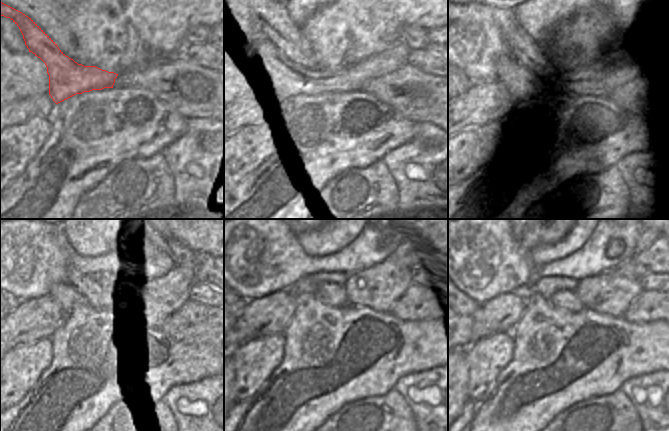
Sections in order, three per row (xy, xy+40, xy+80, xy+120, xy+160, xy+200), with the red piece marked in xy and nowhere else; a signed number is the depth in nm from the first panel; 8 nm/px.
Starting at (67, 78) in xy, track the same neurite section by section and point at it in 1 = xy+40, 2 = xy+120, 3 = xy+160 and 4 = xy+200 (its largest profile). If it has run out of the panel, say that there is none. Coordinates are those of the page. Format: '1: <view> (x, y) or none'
1: xy+40 (289, 80)
2: xy+120 (160, 289)
3: xy+160 (380, 287)
4: xy+200 (610, 292)

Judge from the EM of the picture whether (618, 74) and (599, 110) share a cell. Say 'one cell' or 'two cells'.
two cells

